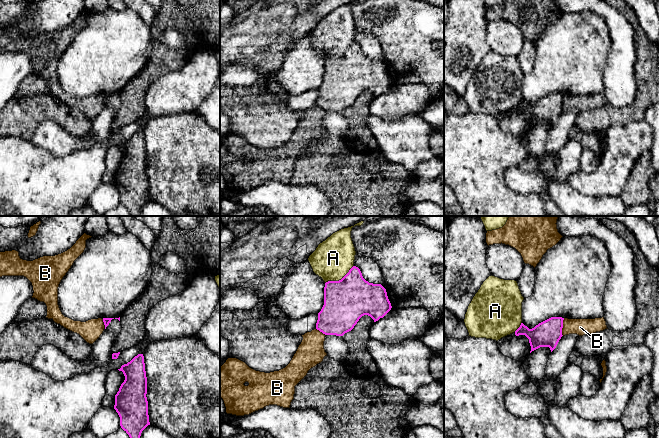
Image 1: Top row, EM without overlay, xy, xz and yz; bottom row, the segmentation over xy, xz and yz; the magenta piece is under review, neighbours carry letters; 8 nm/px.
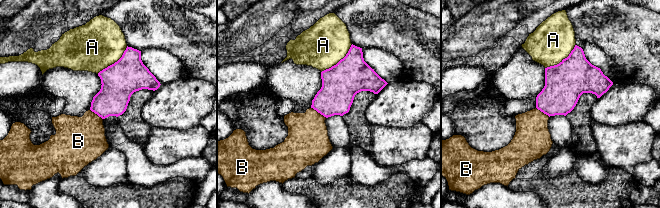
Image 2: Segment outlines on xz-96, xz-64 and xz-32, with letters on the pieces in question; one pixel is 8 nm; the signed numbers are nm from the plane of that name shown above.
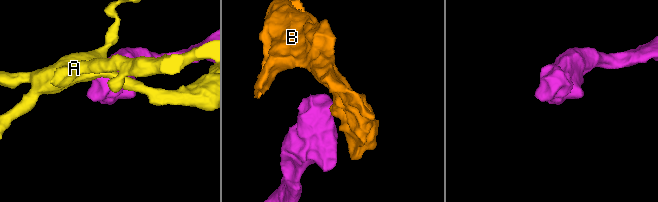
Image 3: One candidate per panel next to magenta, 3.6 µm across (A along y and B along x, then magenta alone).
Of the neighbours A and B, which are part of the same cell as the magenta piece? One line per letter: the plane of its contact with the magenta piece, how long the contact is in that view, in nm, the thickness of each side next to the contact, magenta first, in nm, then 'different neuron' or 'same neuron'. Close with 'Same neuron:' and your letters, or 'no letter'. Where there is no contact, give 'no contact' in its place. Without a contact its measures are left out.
A: meets magenta in xz; contact 280 nm long; 360 nm thick on the magenta side, 320 nm on the other; different neuron
B: meets magenta in yz; contact 140 nm long; 200 nm thick on the magenta side, 130 nm on the other; different neuron
Same neuron: no letter

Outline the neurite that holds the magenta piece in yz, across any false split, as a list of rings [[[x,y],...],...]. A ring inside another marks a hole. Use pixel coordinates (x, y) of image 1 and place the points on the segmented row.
[[[551,317],[532,329],[521,323],[520,327],[515,331],[515,335],[525,335],[529,339],[530,353],[540,347],[549,347],[552,352],[563,336],[563,320],[562,317]]]

